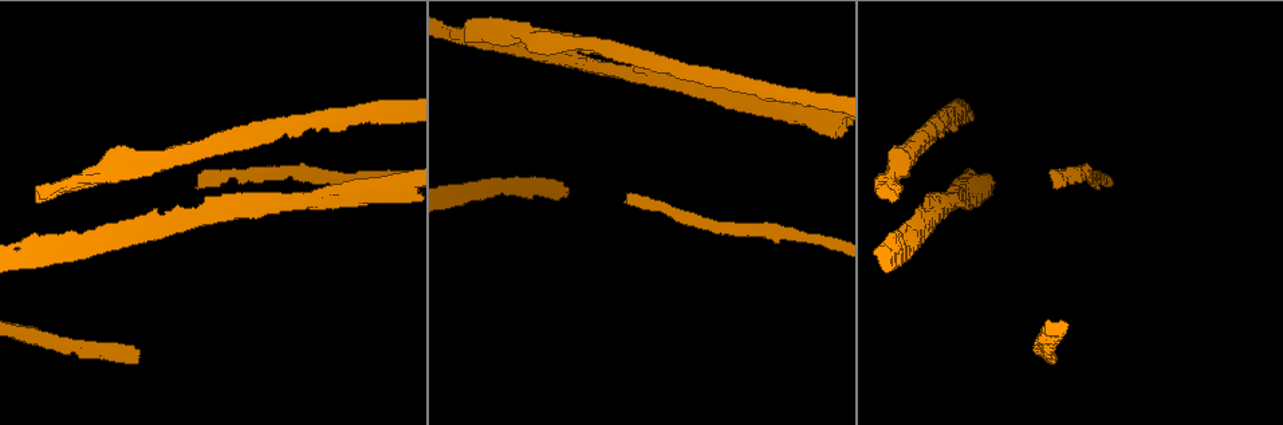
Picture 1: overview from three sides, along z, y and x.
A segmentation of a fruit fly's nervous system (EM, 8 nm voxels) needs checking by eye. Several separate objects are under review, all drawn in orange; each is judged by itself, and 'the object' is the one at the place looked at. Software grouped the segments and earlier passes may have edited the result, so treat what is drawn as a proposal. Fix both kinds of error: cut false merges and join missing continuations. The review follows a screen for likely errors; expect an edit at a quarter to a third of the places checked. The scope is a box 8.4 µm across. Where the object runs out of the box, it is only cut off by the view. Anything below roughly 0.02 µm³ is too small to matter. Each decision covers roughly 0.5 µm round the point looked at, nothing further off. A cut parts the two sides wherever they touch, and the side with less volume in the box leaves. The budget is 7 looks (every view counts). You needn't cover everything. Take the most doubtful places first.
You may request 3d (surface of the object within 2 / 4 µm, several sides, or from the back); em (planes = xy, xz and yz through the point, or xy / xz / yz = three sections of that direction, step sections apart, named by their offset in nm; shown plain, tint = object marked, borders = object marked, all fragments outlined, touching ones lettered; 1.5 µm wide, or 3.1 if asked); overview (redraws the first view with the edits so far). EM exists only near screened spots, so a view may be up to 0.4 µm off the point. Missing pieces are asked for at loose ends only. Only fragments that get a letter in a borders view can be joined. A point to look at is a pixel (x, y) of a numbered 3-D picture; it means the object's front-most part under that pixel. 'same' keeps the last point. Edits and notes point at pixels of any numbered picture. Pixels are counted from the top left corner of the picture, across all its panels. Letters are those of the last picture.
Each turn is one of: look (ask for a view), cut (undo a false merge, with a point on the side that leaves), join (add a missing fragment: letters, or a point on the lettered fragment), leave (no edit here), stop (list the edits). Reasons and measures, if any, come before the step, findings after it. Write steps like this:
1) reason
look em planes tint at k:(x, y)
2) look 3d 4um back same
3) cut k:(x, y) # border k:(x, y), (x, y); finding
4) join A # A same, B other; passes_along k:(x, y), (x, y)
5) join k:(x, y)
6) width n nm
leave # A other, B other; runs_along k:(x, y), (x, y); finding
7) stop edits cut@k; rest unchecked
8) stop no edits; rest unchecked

branch stops here
look em planes tint at 1:(136, 356)

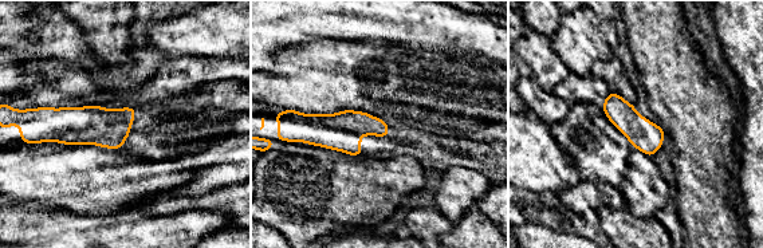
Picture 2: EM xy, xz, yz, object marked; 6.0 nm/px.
see the neighbours
look em planes borders same

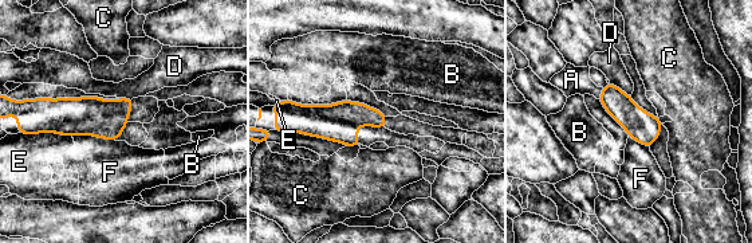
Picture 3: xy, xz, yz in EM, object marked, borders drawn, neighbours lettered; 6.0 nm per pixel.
width 180 nm
leave # A other, B other, C other, D other, E other, F other; border 3:(71, 136), (97, 136), (114, 141); no lettered fragment goes on from it

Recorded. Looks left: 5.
an open end
look 3d 4um at 1:(198, 188)

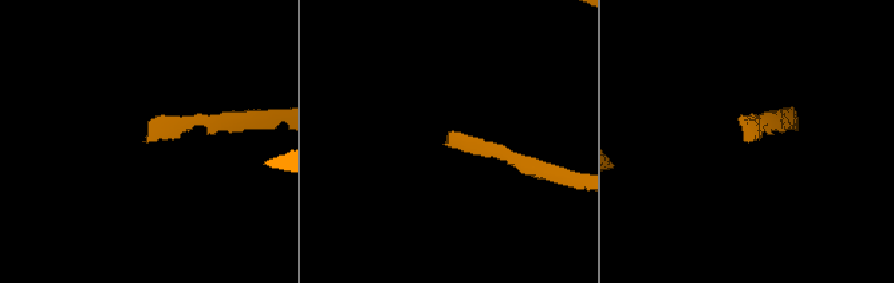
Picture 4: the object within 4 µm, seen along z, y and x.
look em planes borders at 4:(447, 143)

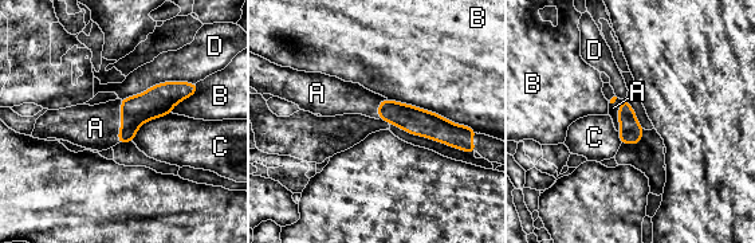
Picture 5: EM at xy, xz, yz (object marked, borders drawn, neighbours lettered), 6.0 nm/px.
longest_contact B 500 nm
join A # A same, B other, C other, D other; passes_along 5:(157, 101), (121, 121), (95, 128); the neuron continues

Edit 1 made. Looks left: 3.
an open end
look em planes borders at 1:(355, 179)

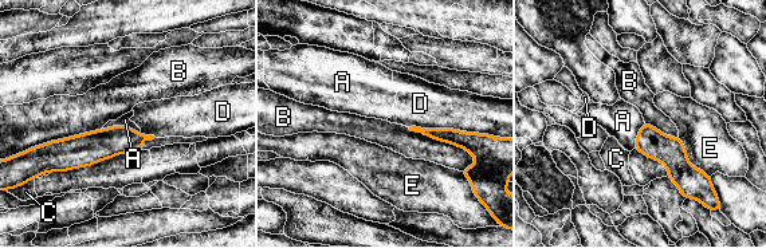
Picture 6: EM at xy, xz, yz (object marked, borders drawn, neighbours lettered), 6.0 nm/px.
leave # A other, B other, C other, D other, E other; border 6:(101, 130), (125, 125), (140, 133); no lettered fragment goes on from it

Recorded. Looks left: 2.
stop edits join@5; rest unchecked

